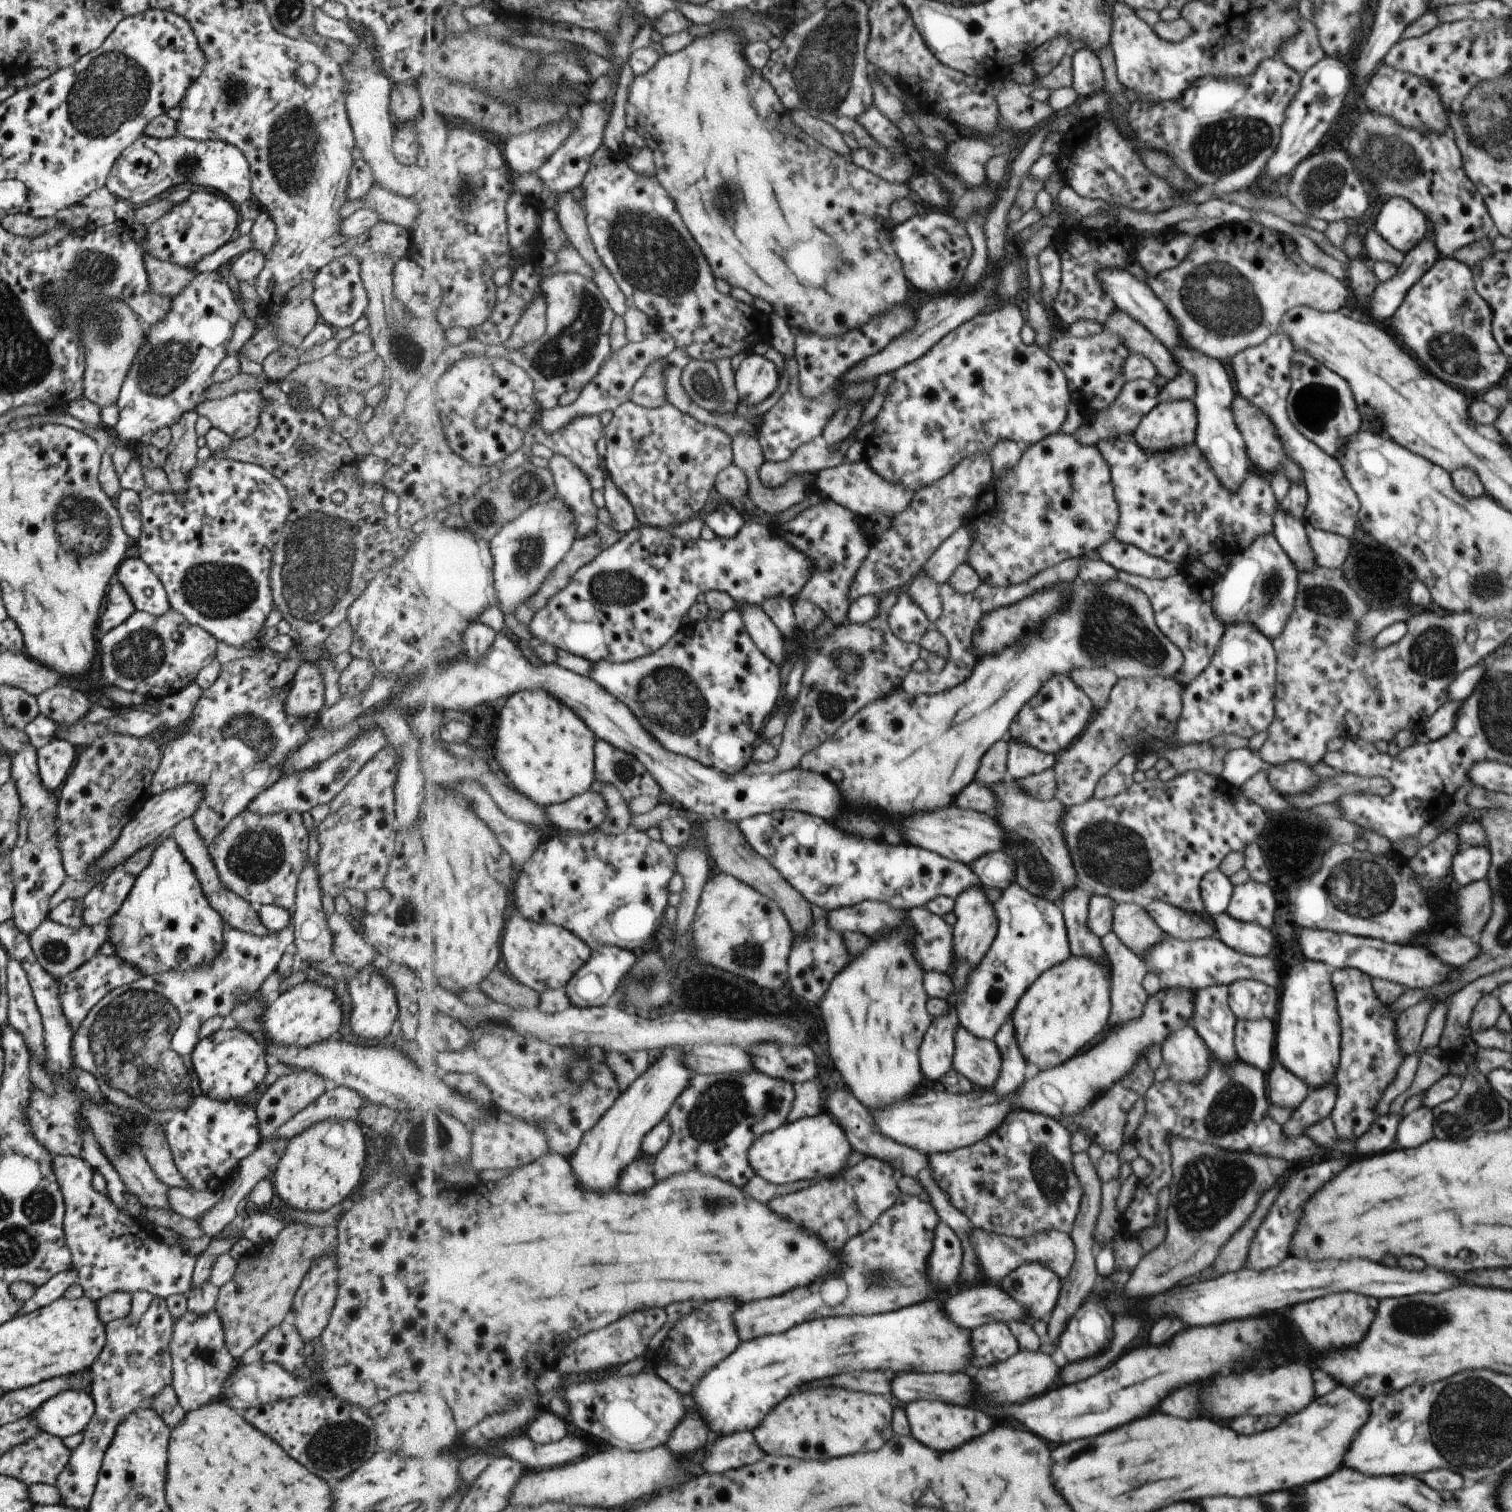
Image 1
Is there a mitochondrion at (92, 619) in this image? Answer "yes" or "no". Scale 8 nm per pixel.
no

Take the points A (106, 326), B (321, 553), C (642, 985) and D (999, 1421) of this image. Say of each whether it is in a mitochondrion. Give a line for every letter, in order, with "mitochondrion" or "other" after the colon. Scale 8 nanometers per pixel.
A: mitochondrion
B: mitochondrion
C: mitochondrion
D: other

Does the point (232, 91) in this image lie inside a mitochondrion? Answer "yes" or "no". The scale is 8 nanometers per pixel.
yes

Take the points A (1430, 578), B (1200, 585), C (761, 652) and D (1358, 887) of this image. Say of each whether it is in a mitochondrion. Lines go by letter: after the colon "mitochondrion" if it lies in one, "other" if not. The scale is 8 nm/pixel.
A: other
B: other
C: other
D: mitochondrion

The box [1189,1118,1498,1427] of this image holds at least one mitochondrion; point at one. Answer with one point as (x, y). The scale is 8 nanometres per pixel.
(1417, 1320)

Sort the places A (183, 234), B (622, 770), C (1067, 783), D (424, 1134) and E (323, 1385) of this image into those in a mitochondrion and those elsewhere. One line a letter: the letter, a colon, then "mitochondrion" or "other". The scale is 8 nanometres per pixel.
A: other
B: mitochondrion
C: other
D: mitochondrion
E: other

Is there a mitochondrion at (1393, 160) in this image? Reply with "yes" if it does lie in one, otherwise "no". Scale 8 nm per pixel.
yes

